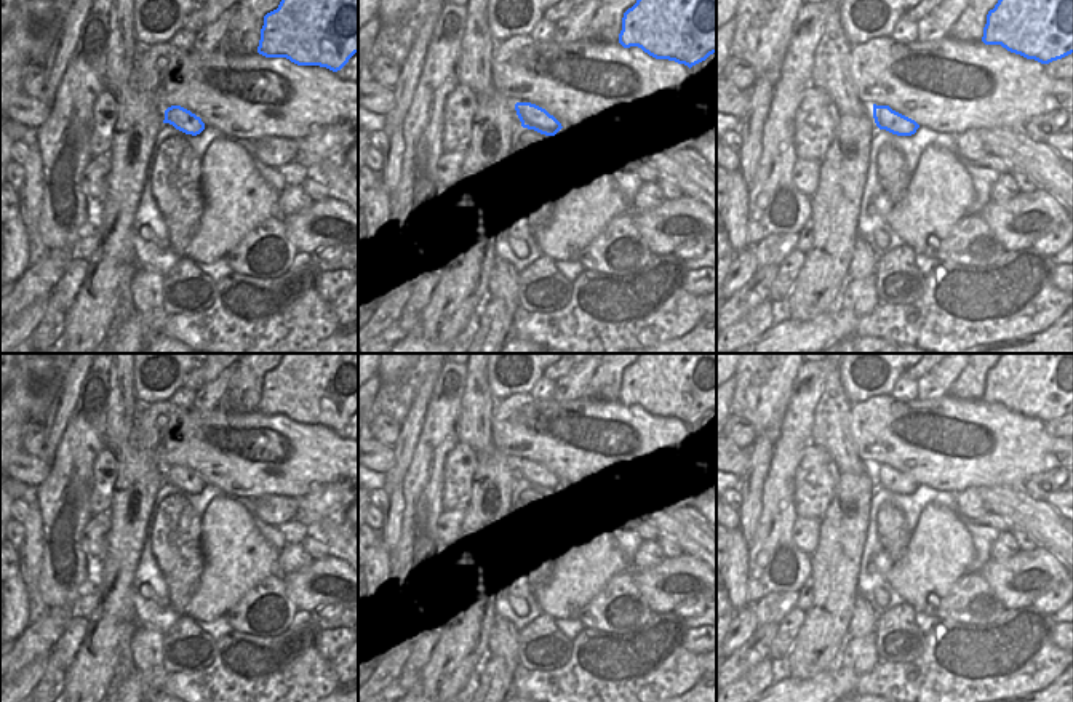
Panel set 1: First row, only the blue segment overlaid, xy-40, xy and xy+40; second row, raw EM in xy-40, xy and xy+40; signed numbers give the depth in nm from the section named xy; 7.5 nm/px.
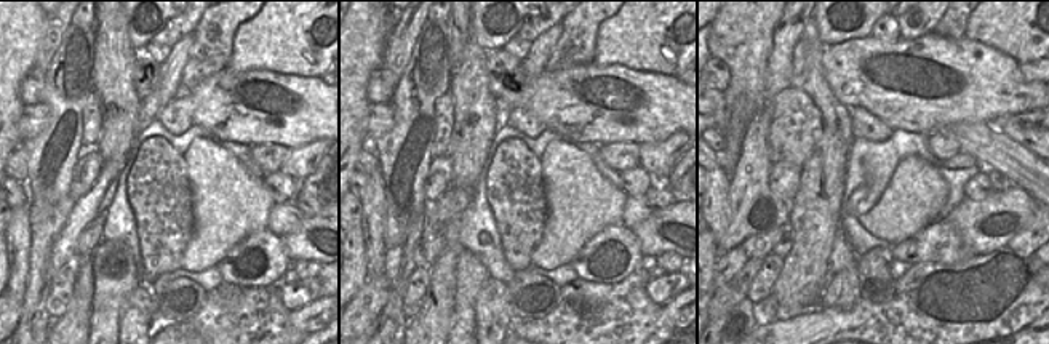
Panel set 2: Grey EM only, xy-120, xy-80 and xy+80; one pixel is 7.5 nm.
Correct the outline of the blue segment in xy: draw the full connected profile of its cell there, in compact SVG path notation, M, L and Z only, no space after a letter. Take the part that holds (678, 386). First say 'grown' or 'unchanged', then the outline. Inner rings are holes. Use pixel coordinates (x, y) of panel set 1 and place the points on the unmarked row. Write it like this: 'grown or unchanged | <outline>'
unchanged | M641 353L624 371L619 401L691 427L716 411L716 353Z

